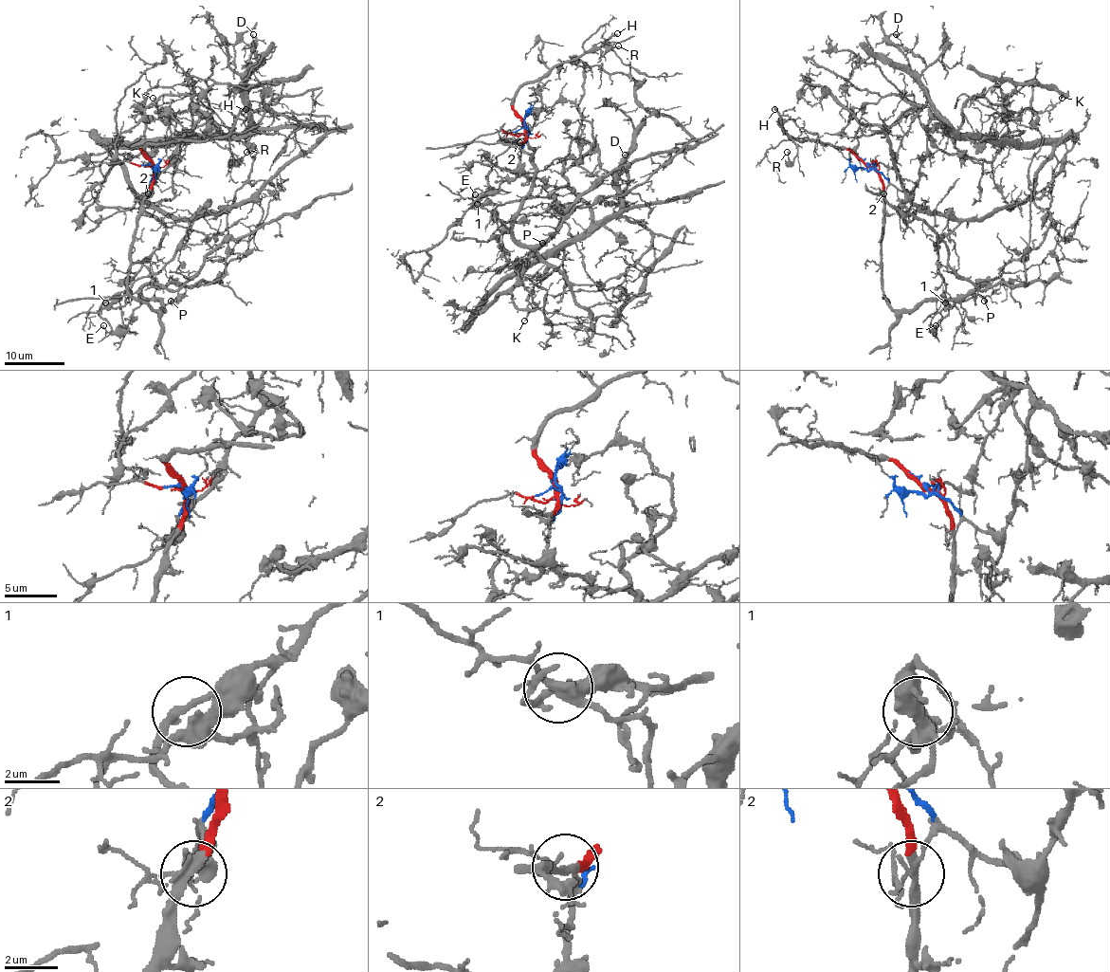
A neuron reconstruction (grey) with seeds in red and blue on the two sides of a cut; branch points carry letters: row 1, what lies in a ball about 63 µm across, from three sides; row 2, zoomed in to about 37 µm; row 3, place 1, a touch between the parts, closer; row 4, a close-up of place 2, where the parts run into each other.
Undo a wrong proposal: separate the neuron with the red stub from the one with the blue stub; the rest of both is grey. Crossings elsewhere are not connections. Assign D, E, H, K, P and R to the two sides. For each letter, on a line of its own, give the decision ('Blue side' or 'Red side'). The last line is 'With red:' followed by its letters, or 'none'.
D: Blue side
E: Blue side
H: Red side
K: Blue side
P: Red side
R: Red side
With red: H, P, R

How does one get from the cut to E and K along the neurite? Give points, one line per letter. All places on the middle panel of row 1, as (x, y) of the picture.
E: (523, 127), (525, 175), (567, 186), (591, 222), (480, 312), (559, 219), (552, 196), (473, 208), (475, 193)
K: (523, 127), (525, 175), (567, 186), (591, 211), (591, 224), (566, 244), (559, 265), (534, 286), (525, 320)

